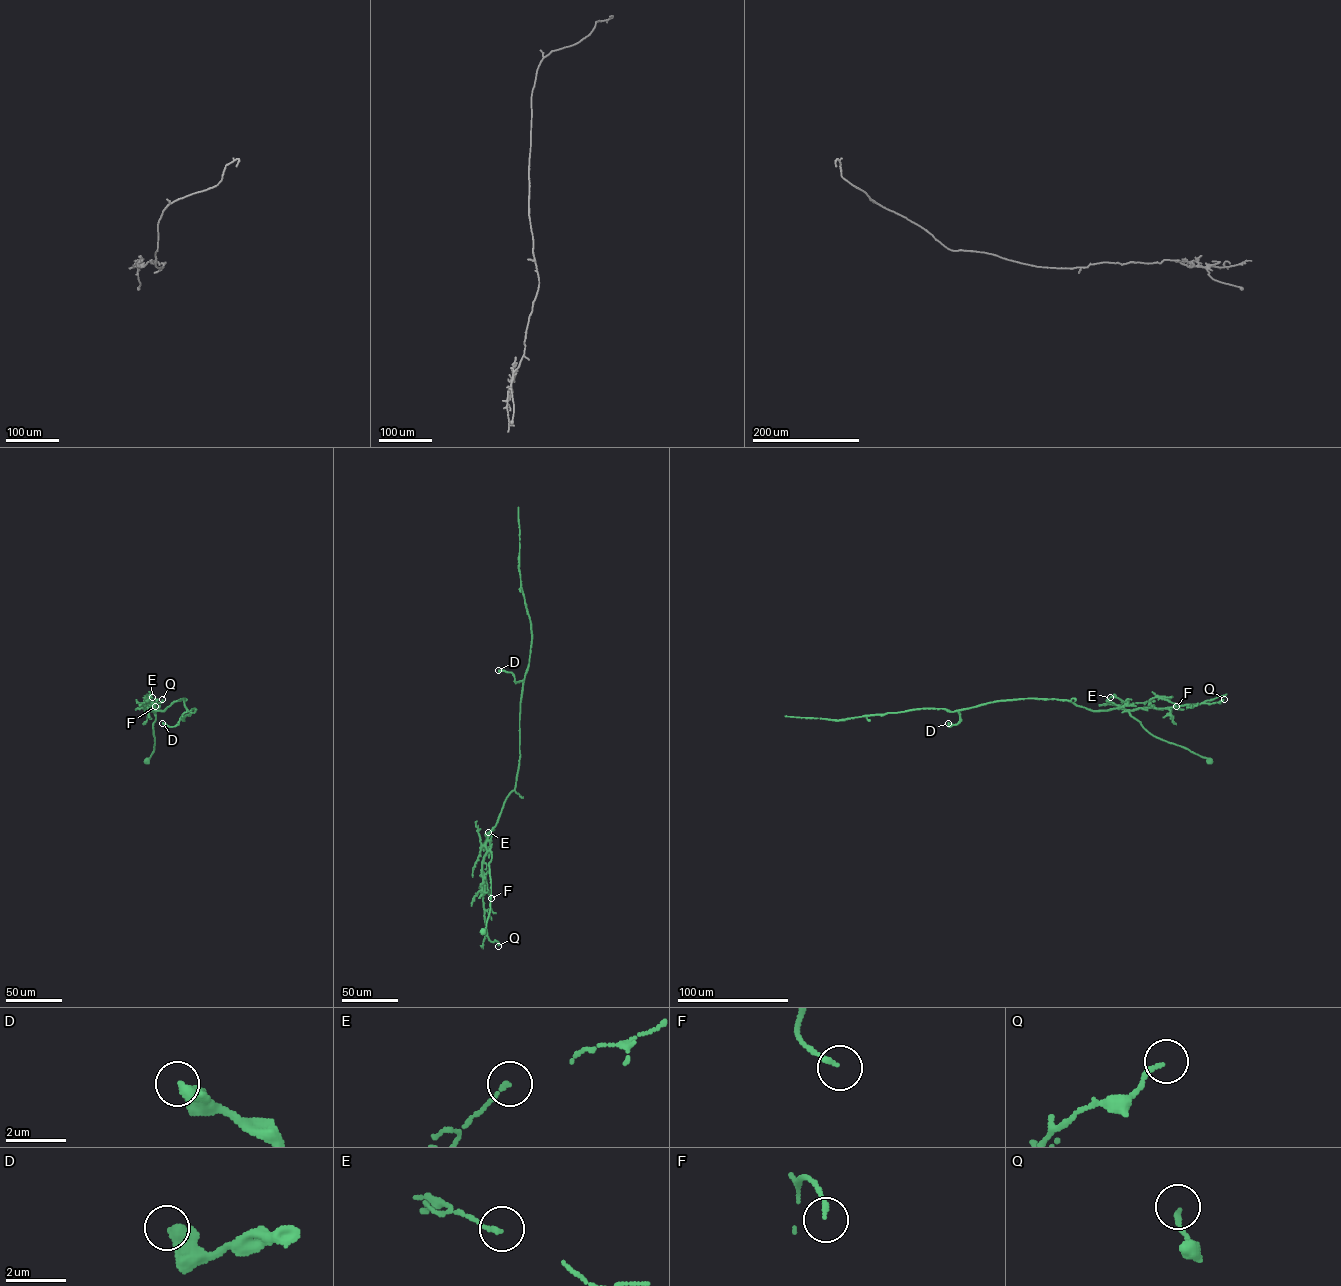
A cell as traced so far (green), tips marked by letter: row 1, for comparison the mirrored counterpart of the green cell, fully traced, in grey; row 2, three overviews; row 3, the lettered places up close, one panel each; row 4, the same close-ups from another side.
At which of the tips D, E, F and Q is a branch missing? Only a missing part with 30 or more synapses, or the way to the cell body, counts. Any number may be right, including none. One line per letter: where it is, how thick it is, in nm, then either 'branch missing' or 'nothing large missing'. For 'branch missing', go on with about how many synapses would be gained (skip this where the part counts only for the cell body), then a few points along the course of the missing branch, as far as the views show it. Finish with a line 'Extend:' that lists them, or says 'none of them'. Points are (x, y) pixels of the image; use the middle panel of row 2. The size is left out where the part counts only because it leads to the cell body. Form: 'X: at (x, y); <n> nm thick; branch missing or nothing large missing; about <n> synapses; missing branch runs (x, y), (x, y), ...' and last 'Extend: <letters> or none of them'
D: at (498, 670); 460 nm thick; nothing large missing
E: at (488, 832); 140 nm thick; nothing large missing
F: at (491, 898); 150 nm thick; nothing large missing
Q: at (498, 946); 160 nm thick; nothing large missing
Extend: none of them

